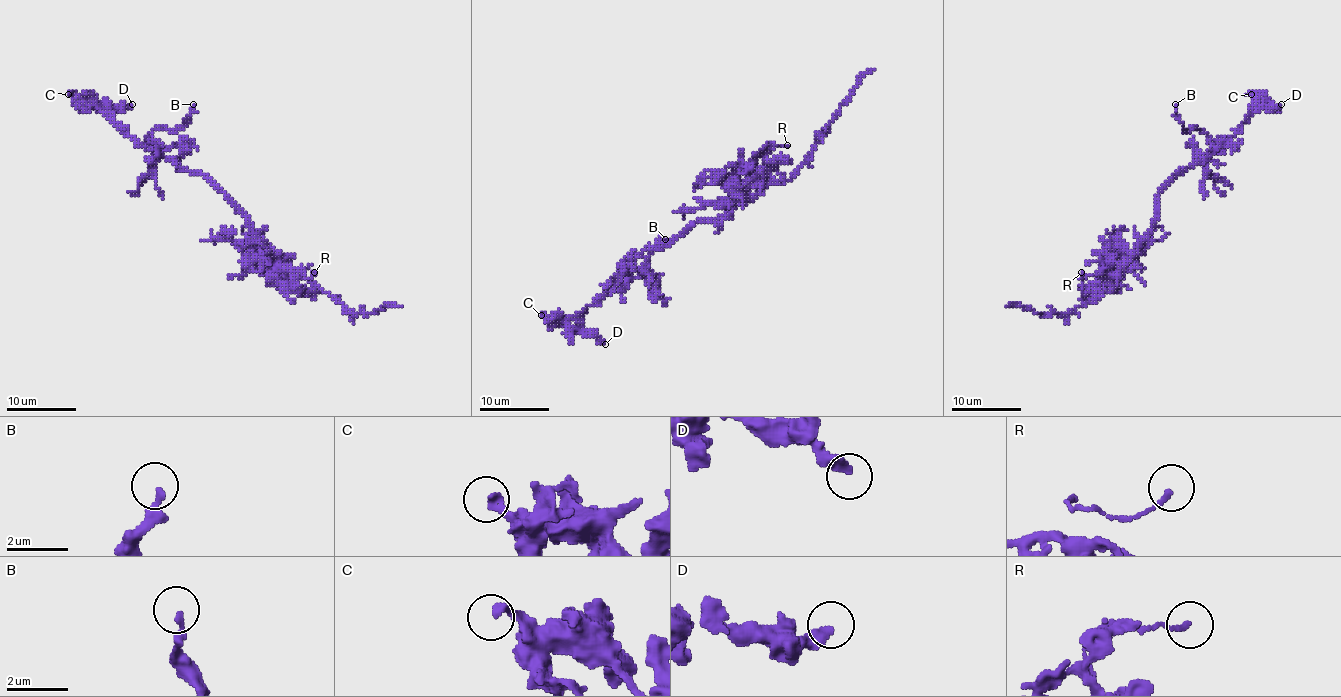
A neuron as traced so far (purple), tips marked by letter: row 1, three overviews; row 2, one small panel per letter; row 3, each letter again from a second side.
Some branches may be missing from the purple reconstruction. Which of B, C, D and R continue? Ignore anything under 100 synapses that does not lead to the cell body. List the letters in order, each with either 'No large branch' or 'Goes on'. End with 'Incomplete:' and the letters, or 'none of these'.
B: No large branch
C: No large branch
D: No large branch
R: No large branch
Incomplete: none of these

